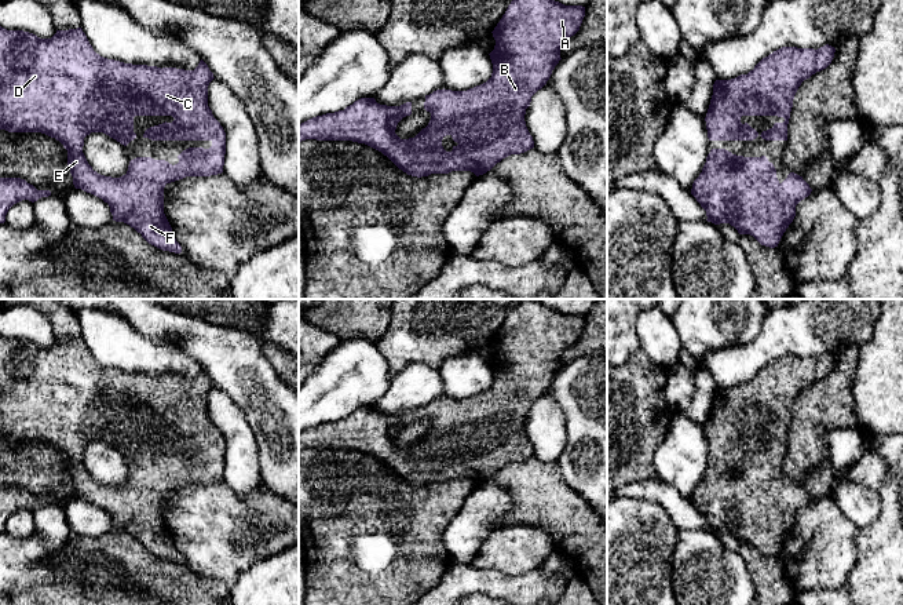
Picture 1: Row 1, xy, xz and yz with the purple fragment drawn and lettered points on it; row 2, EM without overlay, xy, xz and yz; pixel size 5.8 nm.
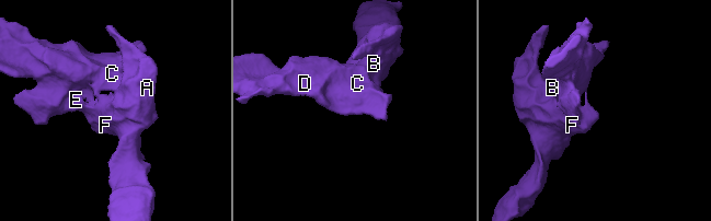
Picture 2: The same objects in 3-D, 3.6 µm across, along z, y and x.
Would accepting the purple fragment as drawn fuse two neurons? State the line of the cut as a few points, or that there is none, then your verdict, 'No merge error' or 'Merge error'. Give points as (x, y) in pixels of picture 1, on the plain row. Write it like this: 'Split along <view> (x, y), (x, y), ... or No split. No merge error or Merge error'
No split. No merge error

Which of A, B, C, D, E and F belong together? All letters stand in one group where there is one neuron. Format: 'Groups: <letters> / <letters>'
Groups: A B C D E F

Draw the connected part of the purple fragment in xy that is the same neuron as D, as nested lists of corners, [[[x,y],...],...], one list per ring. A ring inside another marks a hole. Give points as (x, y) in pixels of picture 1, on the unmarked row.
[[[0,335],[0,438],[8,441],[41,441],[59,449],[67,459],[67,474],[76,498],[91,502],[109,513],[113,529],[134,536],[151,554],[175,562],[182,561],[172,536],[164,522],[164,496],[167,492],[186,485],[211,485],[223,481],[226,463],[226,441],[208,415],[208,394],[213,382],[201,368],[194,379],[157,376],[124,372],[96,362],[81,336],[56,339],[51,347],[40,347],[23,339],[7,339]],[[135,424],[172,424],[172,431],[162,431],[145,440],[143,447],[151,449],[211,449],[209,458],[189,456],[172,474],[165,469],[136,466],[129,470],[128,480],[120,486],[98,482],[88,473],[84,462],[84,447],[91,441],[103,441],[127,455],[136,447]]]

